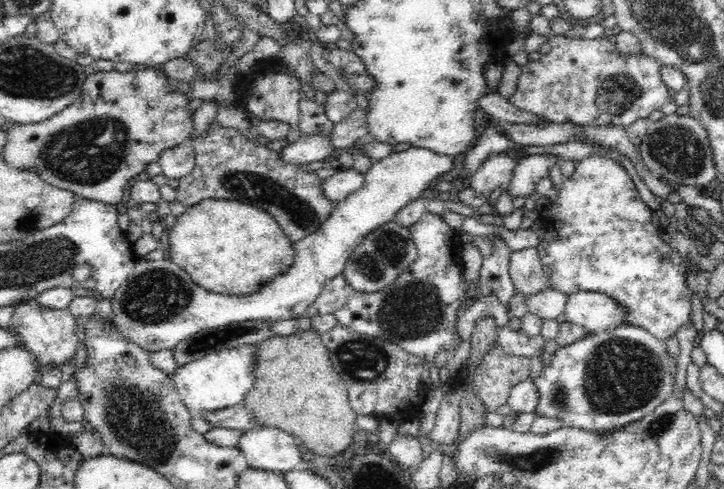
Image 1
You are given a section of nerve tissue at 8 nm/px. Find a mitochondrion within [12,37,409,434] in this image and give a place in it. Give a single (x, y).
(88, 153)

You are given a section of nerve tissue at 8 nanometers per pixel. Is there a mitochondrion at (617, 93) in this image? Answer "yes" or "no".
yes

